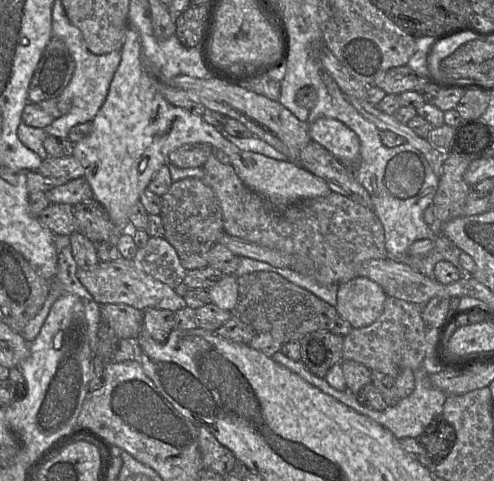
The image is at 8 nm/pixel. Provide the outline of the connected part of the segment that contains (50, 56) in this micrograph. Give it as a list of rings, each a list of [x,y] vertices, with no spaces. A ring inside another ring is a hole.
[[[52,37],[45,47],[28,88],[28,102],[38,104],[41,101],[58,97],[69,84],[75,69],[75,62],[66,45]]]

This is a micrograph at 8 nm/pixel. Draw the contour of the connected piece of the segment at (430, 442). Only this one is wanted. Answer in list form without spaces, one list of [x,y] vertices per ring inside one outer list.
[[[442,416],[434,418],[418,438],[426,449],[432,465],[437,465],[452,450],[456,443],[454,427]]]

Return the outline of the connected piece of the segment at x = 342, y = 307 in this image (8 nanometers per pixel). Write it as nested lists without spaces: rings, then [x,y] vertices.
[[[359,276],[339,285],[336,310],[353,328],[364,328],[382,315],[387,297],[379,284]]]

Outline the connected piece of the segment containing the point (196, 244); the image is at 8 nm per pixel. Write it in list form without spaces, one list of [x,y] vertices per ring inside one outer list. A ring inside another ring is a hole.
[[[193,177],[173,182],[167,193],[161,196],[165,239],[174,247],[181,265],[186,271],[208,266],[208,252],[225,232],[219,201],[203,180]]]

